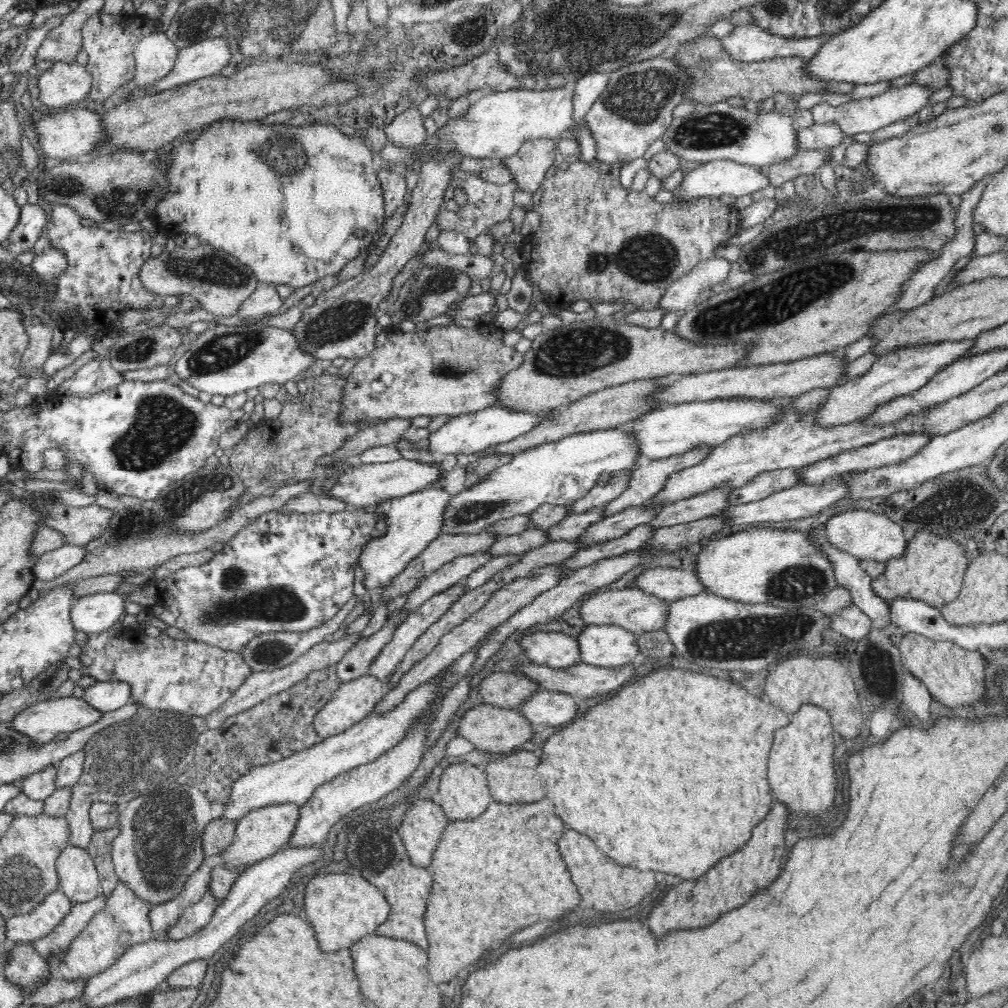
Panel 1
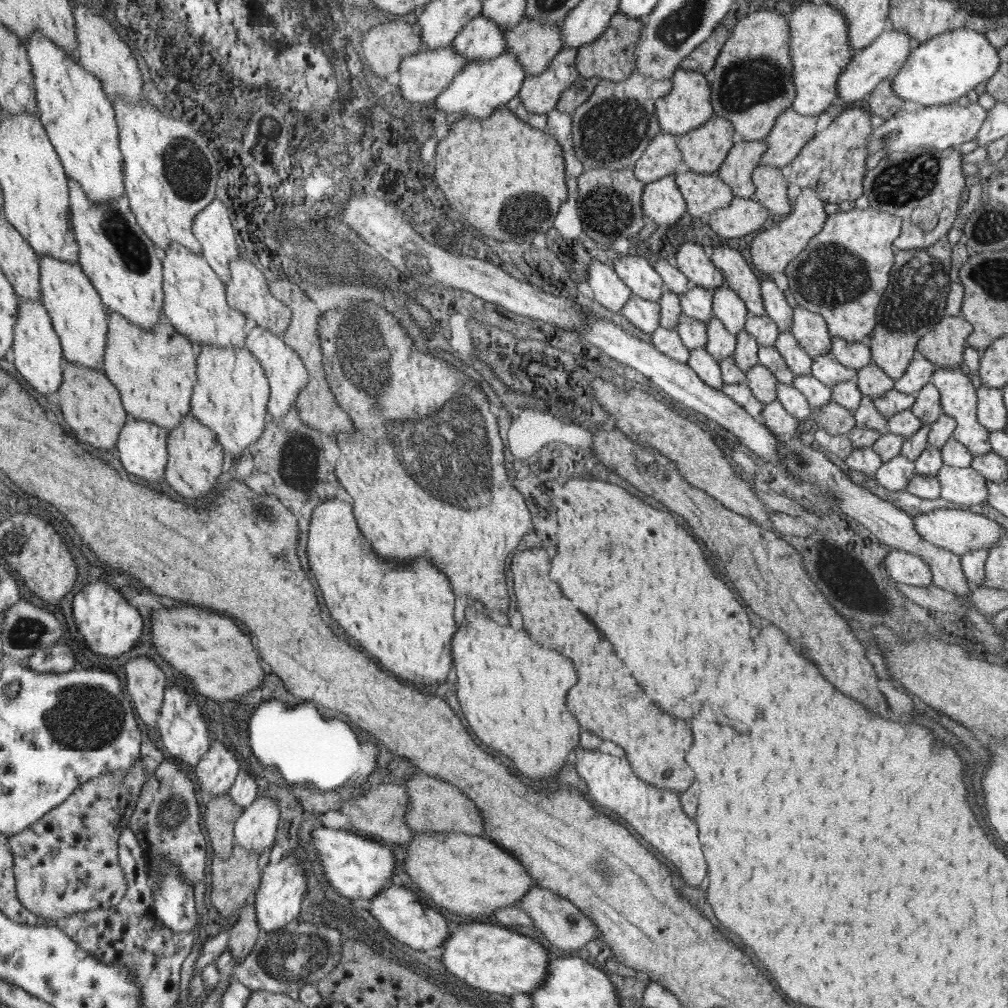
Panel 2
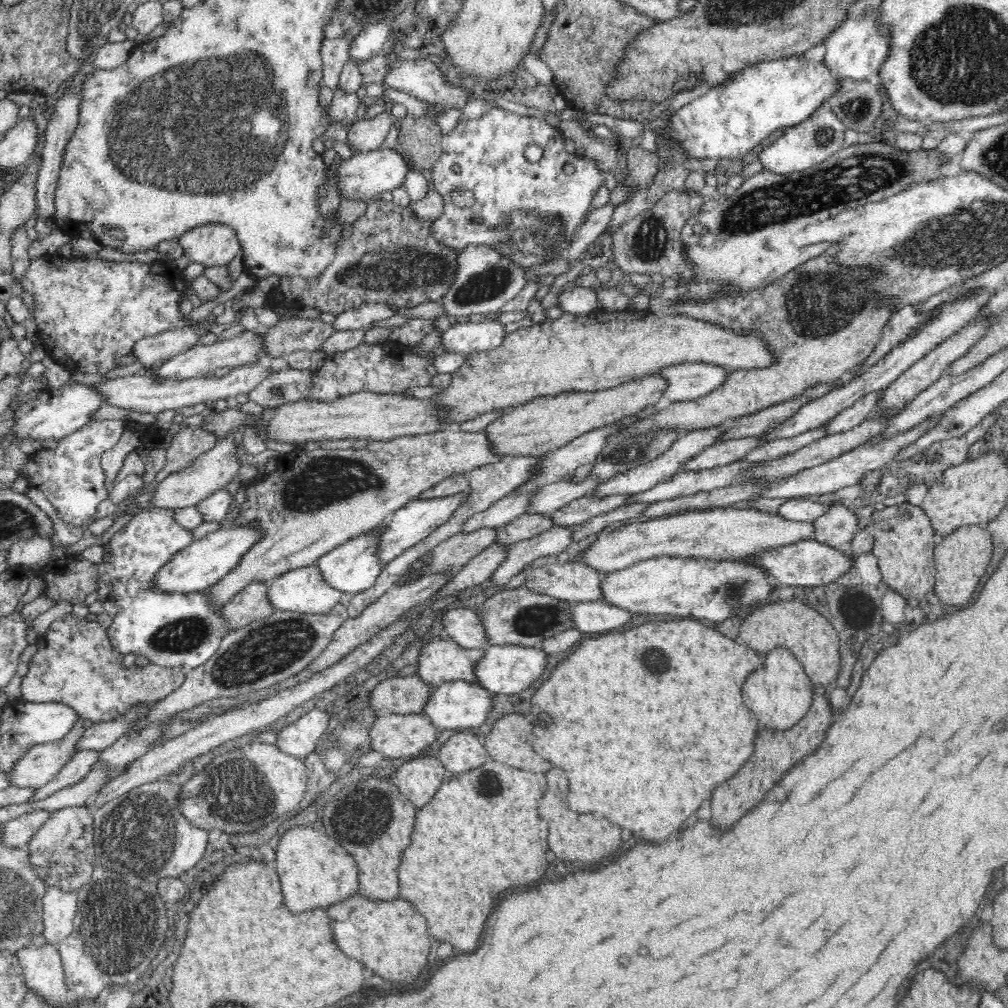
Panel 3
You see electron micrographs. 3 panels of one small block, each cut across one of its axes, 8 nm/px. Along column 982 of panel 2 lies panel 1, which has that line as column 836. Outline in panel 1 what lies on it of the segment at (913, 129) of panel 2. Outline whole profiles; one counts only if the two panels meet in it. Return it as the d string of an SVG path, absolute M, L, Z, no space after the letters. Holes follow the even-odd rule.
M917 81L900 88L890 88L884 94L874 96L874 98L862 98L861 100L851 100L843 105L832 107L828 103L820 103L814 105L810 110L813 114L813 120L818 124L826 124L834 121L838 123L838 127L844 131L845 136L849 134L860 134L860 132L868 132L872 134L892 122L898 120L906 120L908 116L913 116L916 112L920 112L927 104L929 104L930 96L933 90L919 85Z

